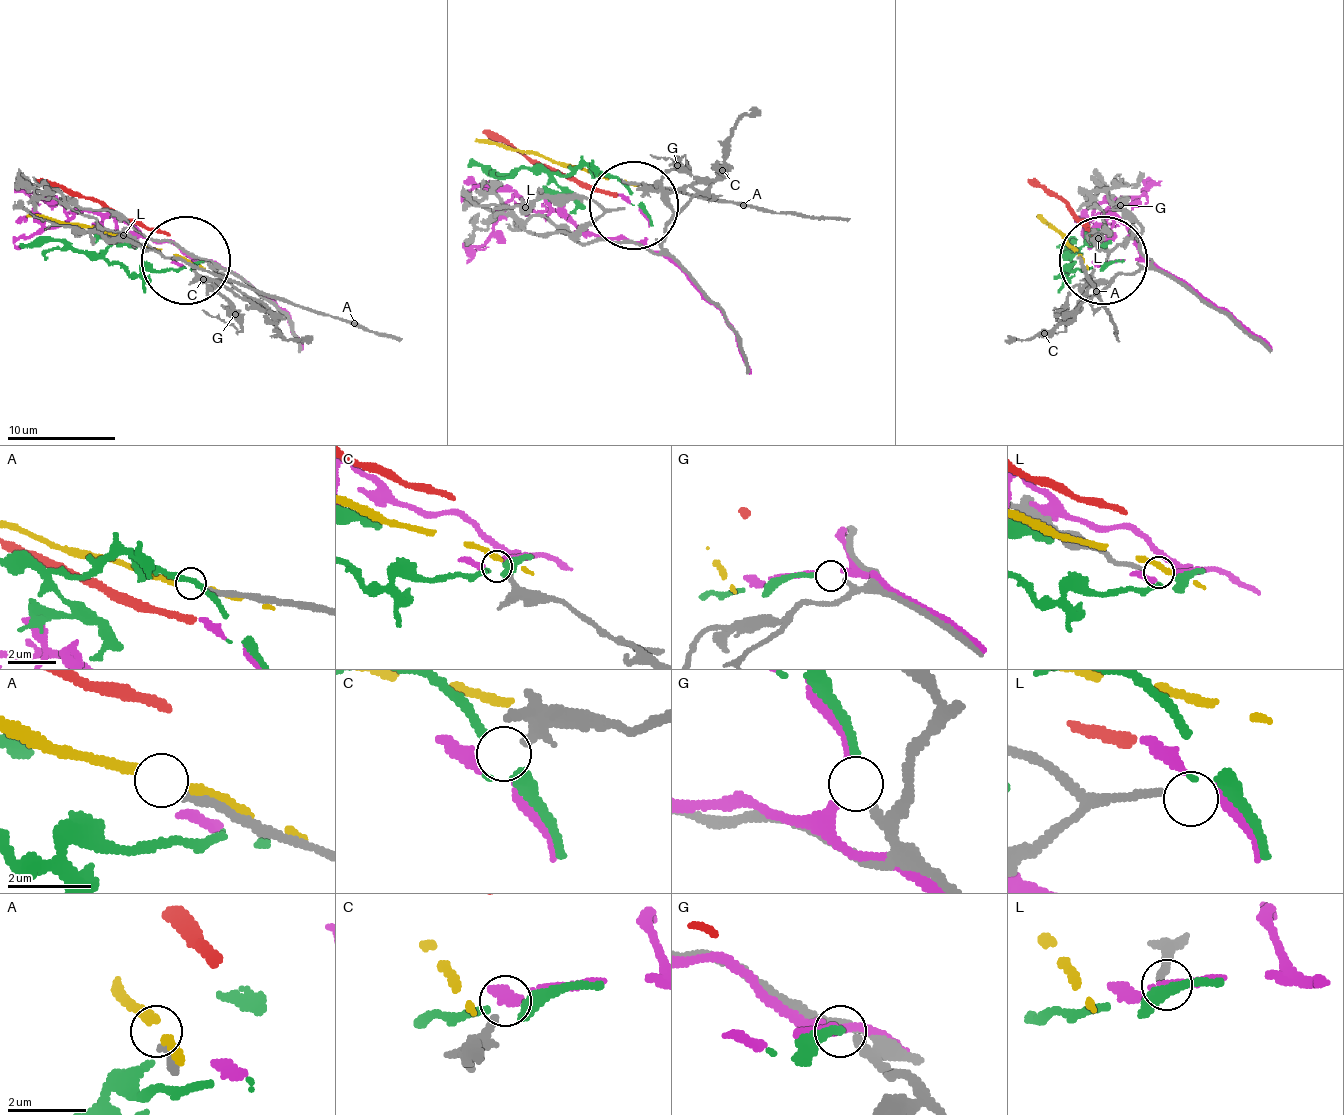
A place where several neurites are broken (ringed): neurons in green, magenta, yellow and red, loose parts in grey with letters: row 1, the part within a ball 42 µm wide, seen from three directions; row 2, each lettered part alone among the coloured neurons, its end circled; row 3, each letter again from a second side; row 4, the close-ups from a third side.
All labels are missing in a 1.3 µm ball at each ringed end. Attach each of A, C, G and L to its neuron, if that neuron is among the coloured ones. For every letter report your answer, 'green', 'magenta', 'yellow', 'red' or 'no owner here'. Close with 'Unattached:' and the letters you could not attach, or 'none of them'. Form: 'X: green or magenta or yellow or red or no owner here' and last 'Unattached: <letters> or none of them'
A: no owner here
C: magenta
G: green
L: no owner here
Unattached: A, L

